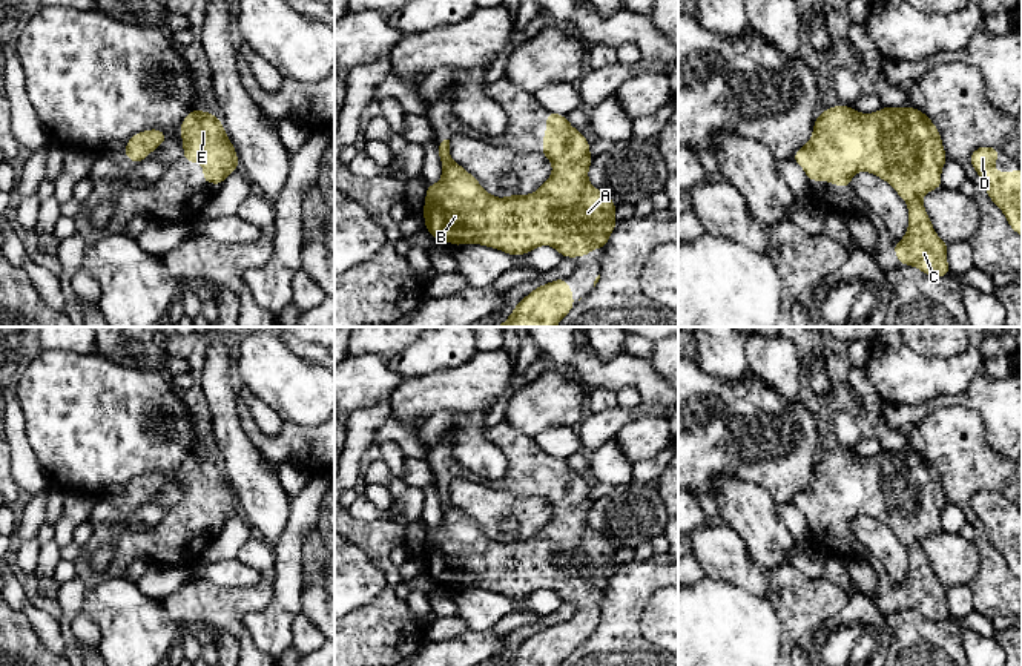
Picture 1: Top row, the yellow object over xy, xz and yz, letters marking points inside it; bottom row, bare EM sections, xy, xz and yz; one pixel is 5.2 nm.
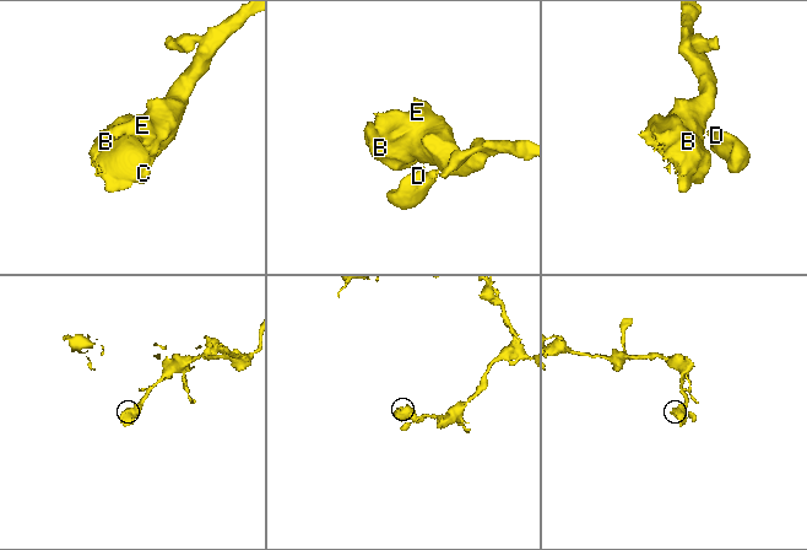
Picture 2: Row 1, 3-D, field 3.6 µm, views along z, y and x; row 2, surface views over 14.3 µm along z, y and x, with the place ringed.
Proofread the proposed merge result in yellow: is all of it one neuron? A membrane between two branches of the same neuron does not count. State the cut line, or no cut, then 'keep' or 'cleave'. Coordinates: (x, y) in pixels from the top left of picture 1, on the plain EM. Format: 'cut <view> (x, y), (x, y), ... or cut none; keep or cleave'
cut none; keep

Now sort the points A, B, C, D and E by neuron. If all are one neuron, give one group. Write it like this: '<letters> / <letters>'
A B C D E

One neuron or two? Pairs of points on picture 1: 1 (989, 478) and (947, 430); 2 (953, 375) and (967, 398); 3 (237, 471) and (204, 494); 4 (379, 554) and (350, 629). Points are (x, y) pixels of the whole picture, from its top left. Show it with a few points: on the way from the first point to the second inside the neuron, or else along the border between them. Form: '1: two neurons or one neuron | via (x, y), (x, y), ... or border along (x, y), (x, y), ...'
1: one neuron | via (978, 465), (958, 442)
2: two neurons | border along (982, 370), (962, 392), (936, 395), (929, 399)
3: two neurons | border along (220, 464), (240, 507)
4: one neuron | via (390, 574), (389, 596), (370, 616)

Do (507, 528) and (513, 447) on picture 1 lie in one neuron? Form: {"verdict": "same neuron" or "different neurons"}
{"verdict": "same neuron"}

